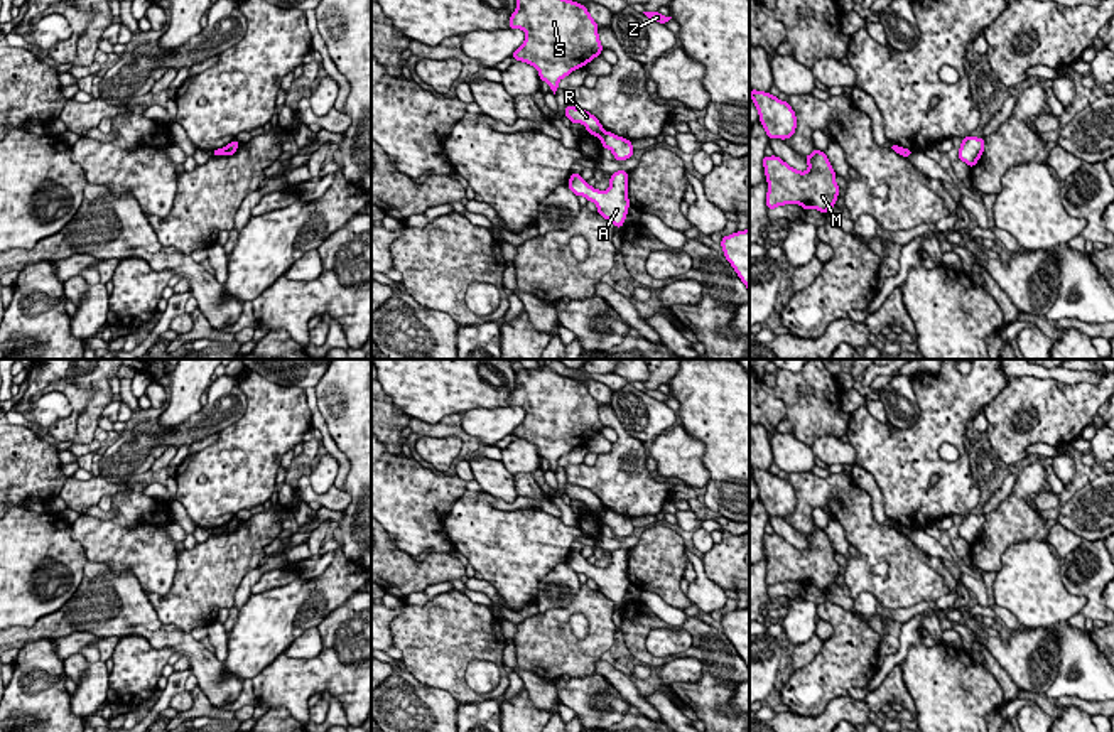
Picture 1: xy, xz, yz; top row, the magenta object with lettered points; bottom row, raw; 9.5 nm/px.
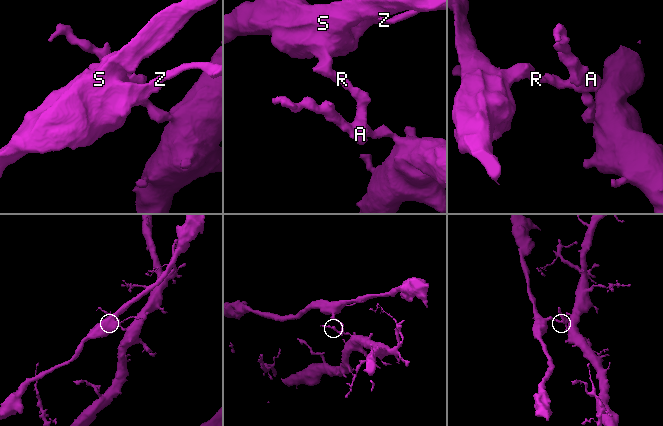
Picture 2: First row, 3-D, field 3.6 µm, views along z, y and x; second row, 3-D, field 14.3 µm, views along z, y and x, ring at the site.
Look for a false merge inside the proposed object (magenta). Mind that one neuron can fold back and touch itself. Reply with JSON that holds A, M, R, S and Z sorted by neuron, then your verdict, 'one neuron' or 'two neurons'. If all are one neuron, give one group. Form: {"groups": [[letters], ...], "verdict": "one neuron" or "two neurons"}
{"groups": [["A"], ["M", "R", "S", "Z"]], "verdict": "two neurons"}

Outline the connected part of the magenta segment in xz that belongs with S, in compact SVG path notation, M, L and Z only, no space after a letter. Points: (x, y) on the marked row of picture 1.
M516 0L510 29L527 34L511 57L537 67L554 94L562 78L603 52L598 24L572 0Z

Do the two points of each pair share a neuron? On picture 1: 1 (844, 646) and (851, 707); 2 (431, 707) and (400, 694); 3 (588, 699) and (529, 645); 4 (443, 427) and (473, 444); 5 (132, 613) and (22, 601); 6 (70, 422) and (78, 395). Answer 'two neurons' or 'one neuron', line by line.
1: two neurons
2: one neuron
3: two neurons
4: one neuron
5: two neurons
6: one neuron

